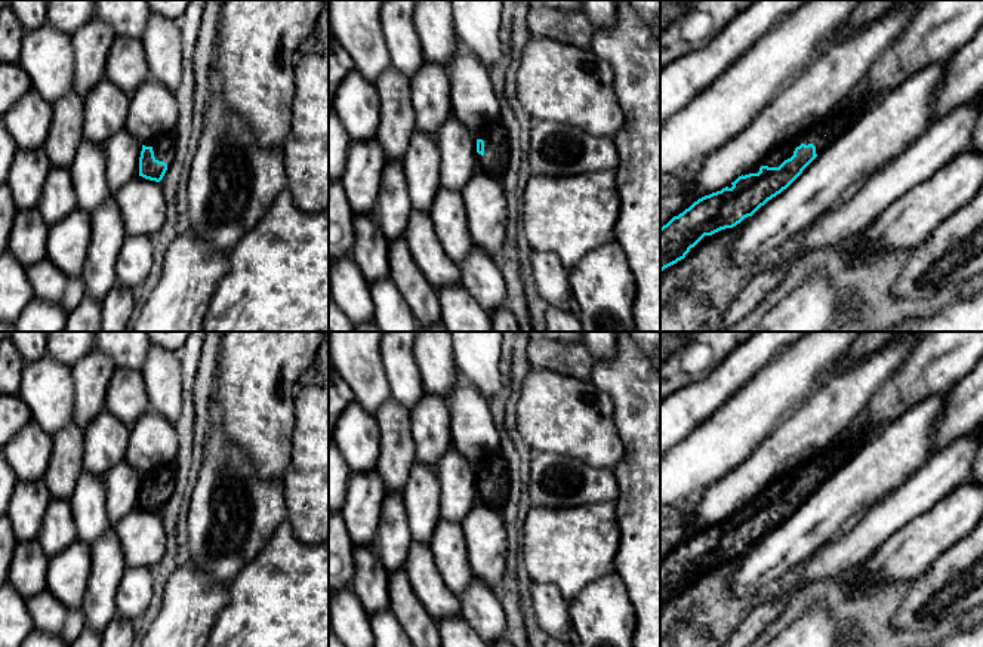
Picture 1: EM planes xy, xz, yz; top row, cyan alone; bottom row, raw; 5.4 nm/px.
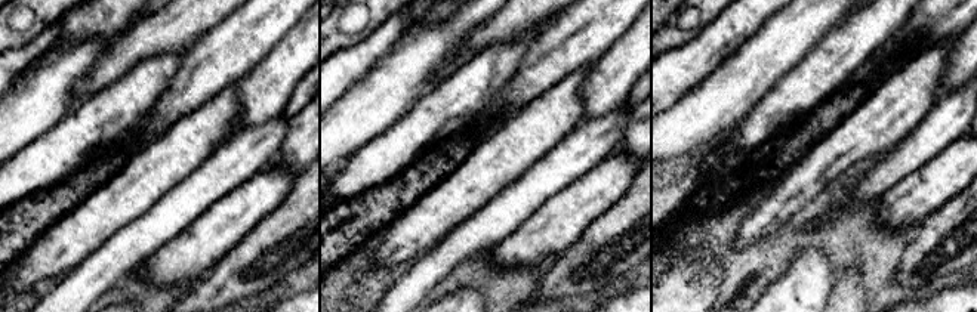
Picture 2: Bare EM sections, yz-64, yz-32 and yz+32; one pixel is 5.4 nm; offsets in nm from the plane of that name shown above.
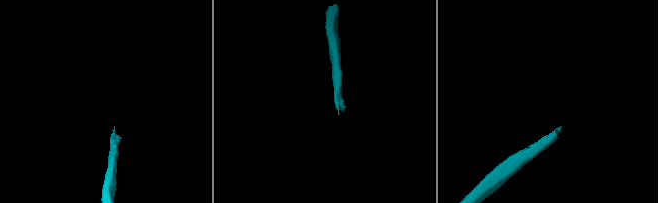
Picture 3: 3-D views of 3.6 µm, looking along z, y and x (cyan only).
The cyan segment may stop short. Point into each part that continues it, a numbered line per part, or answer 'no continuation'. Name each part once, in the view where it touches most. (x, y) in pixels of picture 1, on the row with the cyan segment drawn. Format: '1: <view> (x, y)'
1: yz (843, 117)

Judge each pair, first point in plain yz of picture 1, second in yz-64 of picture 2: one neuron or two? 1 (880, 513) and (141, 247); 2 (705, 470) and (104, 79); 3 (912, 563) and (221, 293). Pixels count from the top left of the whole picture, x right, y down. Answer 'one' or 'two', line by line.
1: one
2: two
3: two

